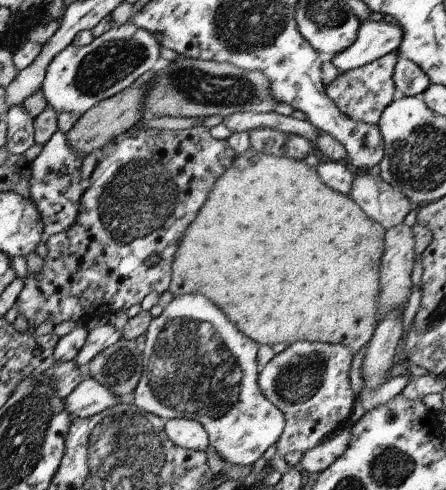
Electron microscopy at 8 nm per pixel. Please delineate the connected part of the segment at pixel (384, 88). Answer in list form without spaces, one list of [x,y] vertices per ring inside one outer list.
[[[398,50],[392,51],[371,63],[339,72],[326,86],[328,98],[352,121],[377,126],[386,107],[394,101],[393,72],[400,55]]]

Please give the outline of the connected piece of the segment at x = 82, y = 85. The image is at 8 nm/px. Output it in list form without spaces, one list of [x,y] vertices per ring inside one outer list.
[[[133,22],[112,27],[83,47],[68,45],[61,50],[47,66],[42,94],[57,114],[78,112],[84,114],[98,103],[120,95],[131,87],[139,76],[152,70],[158,60],[159,41],[147,29]]]

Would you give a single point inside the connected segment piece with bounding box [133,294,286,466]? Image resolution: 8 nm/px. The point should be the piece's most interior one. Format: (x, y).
(197, 365)

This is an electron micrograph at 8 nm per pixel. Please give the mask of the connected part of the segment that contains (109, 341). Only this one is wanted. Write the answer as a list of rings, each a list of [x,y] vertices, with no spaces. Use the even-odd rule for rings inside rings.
[[[110,324],[92,329],[87,334],[86,343],[80,348],[79,354],[73,360],[79,369],[85,369],[87,364],[106,347],[112,346],[122,339],[122,331],[116,330]]]

